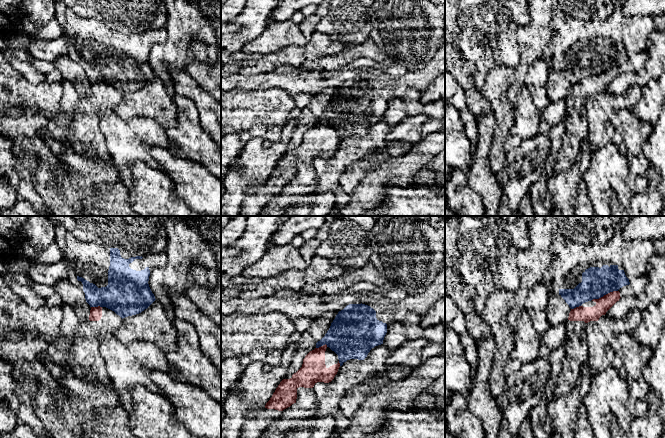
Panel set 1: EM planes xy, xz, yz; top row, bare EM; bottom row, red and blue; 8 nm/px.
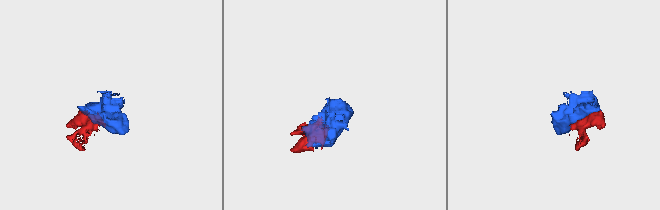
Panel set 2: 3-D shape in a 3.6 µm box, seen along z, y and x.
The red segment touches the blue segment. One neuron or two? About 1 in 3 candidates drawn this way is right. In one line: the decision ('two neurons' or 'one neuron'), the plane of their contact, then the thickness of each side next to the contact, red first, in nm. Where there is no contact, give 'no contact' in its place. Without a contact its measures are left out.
two neurons | yz | 120/240 nm

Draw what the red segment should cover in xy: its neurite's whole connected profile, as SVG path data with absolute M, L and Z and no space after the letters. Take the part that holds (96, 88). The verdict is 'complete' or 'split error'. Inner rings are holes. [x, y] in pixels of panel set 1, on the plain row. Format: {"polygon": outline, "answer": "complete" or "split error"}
{"polygon": "M91 83L89 96L82 97L78 113L70 126L73 149L84 157L111 162L105 137L101 131L102 108L110 110L122 101L123 95L106 83Z", "answer": "split error"}

